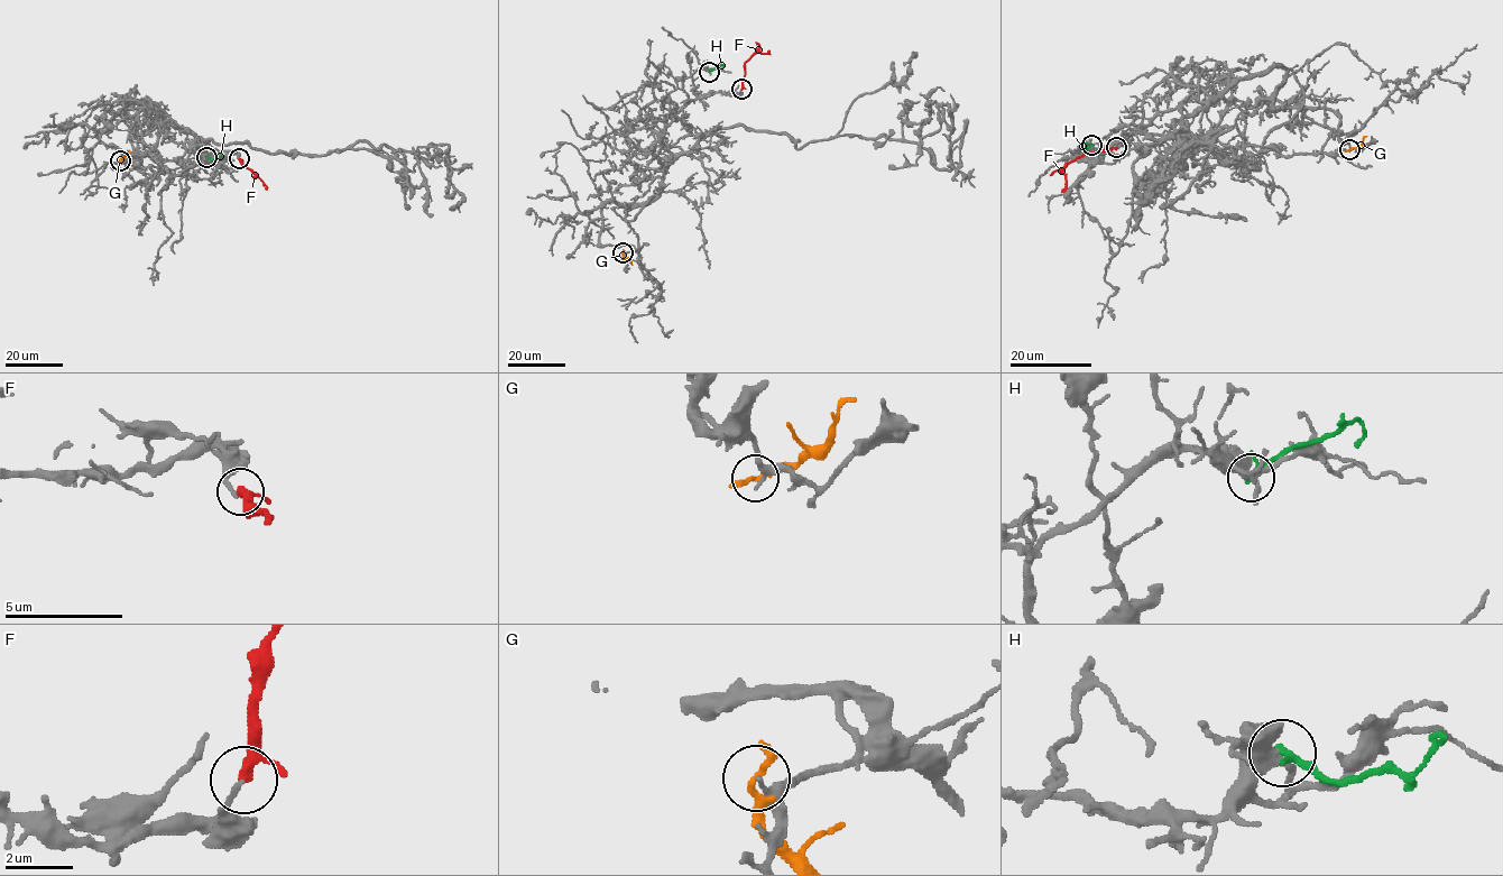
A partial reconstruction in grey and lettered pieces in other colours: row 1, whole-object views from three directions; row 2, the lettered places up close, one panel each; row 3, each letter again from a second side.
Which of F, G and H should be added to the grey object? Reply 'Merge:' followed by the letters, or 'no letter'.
Merge: no letter

